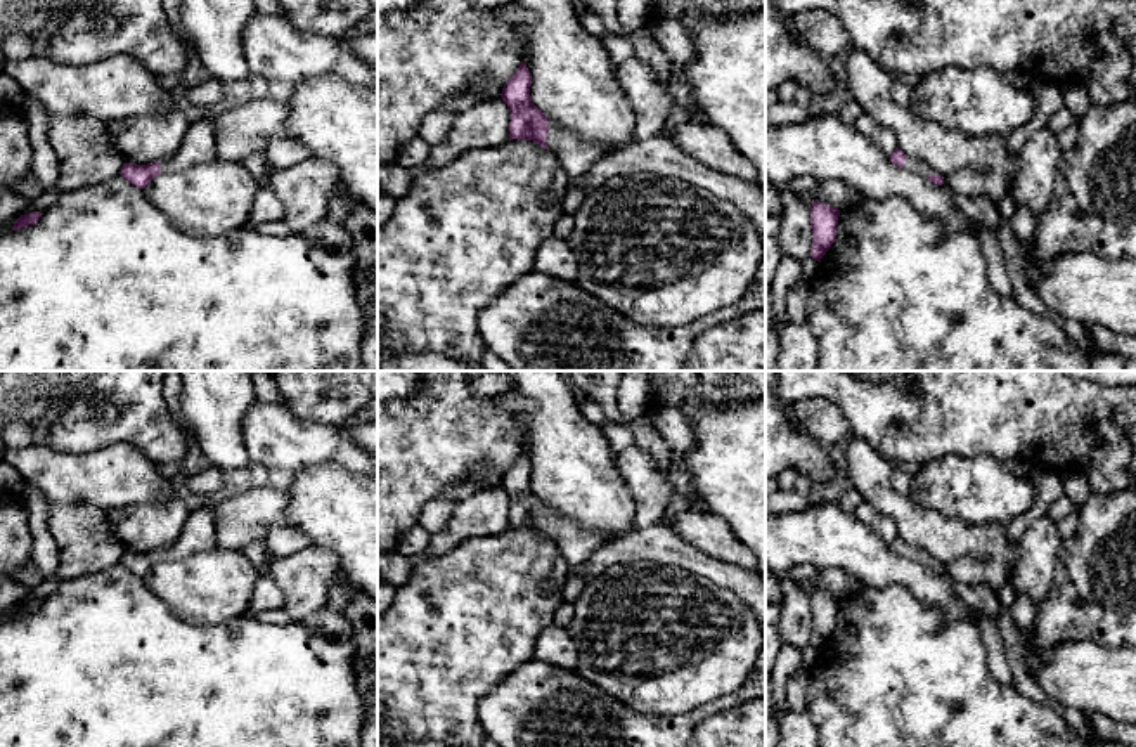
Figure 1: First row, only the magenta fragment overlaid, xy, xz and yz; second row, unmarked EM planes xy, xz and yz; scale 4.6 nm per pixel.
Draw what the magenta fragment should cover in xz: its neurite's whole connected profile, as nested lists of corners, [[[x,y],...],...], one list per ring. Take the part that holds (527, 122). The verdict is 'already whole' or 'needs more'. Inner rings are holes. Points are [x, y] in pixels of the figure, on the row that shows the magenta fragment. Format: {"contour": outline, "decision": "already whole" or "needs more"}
{"contour": [[[521,61],[516,73],[507,78],[500,97],[509,107],[509,139],[525,139],[549,149],[571,177],[589,172],[603,156],[601,146],[582,140],[573,130],[551,123],[530,99],[532,76]]], "decision": "needs more"}

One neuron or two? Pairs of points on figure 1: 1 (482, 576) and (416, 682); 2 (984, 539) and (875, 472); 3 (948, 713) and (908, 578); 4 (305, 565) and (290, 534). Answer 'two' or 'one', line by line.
1: one
2: one
3: two
4: two

